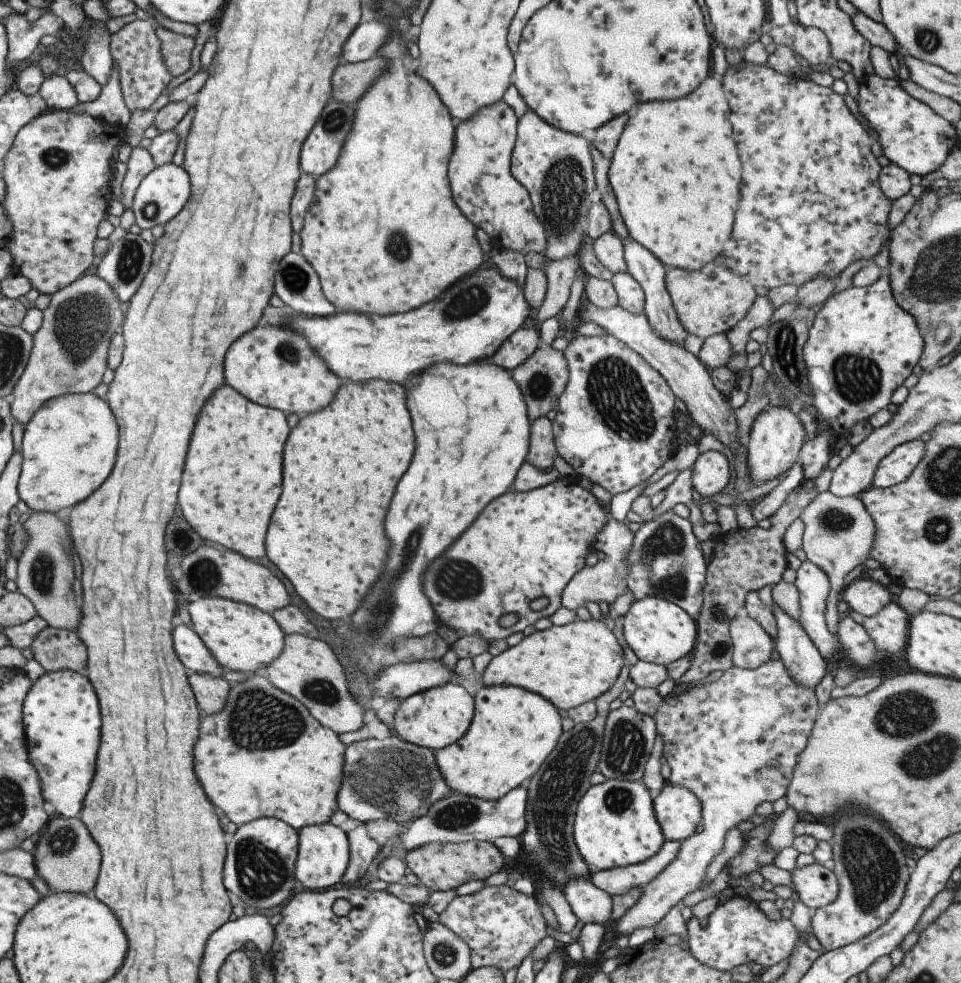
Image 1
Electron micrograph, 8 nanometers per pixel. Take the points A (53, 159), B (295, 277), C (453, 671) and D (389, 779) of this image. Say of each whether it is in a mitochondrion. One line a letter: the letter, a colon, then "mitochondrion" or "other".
A: mitochondrion
B: mitochondrion
C: other
D: mitochondrion

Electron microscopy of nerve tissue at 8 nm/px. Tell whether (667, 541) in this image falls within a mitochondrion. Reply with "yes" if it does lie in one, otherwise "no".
yes

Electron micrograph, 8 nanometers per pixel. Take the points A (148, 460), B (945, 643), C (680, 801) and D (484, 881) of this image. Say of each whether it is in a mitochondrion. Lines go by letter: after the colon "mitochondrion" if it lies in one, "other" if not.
A: other
B: other
C: other
D: other

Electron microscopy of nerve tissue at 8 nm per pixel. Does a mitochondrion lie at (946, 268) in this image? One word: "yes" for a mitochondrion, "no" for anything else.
yes

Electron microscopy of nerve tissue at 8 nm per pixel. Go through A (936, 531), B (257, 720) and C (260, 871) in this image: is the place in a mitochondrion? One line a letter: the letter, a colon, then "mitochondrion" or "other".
A: mitochondrion
B: mitochondrion
C: mitochondrion

